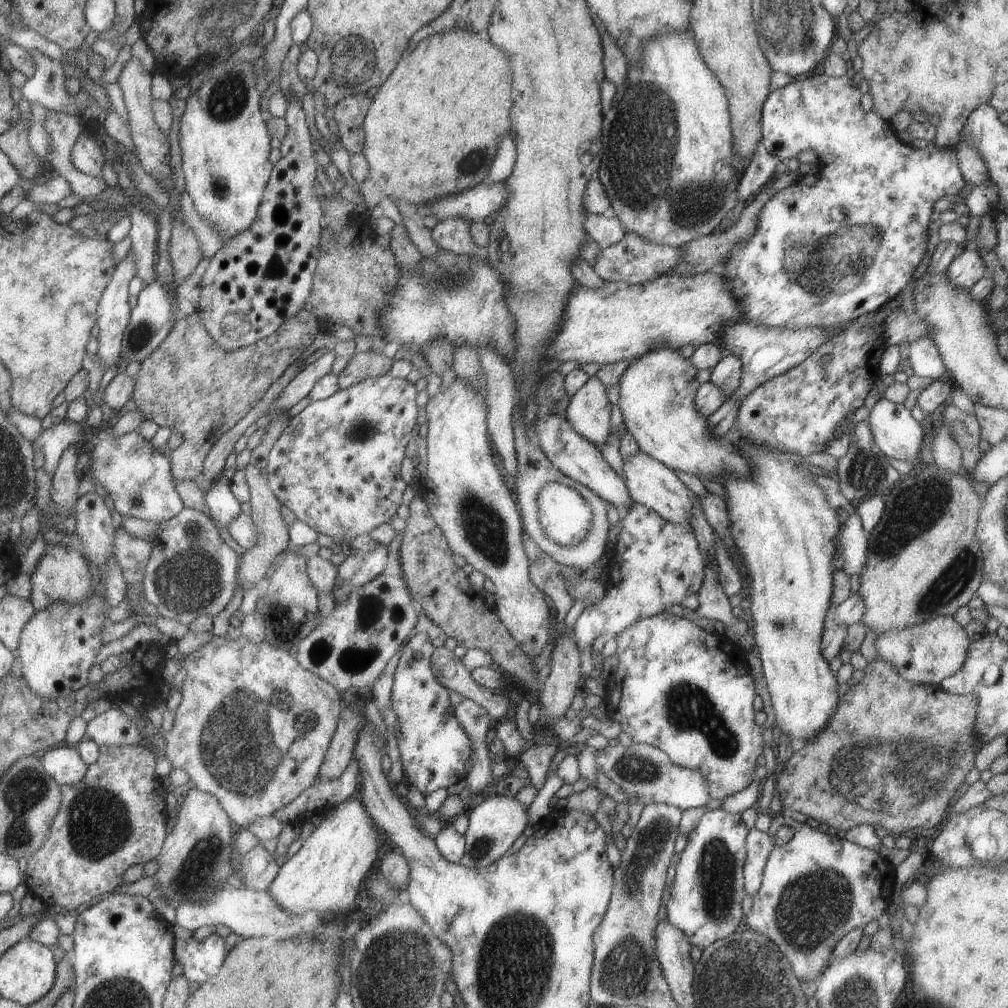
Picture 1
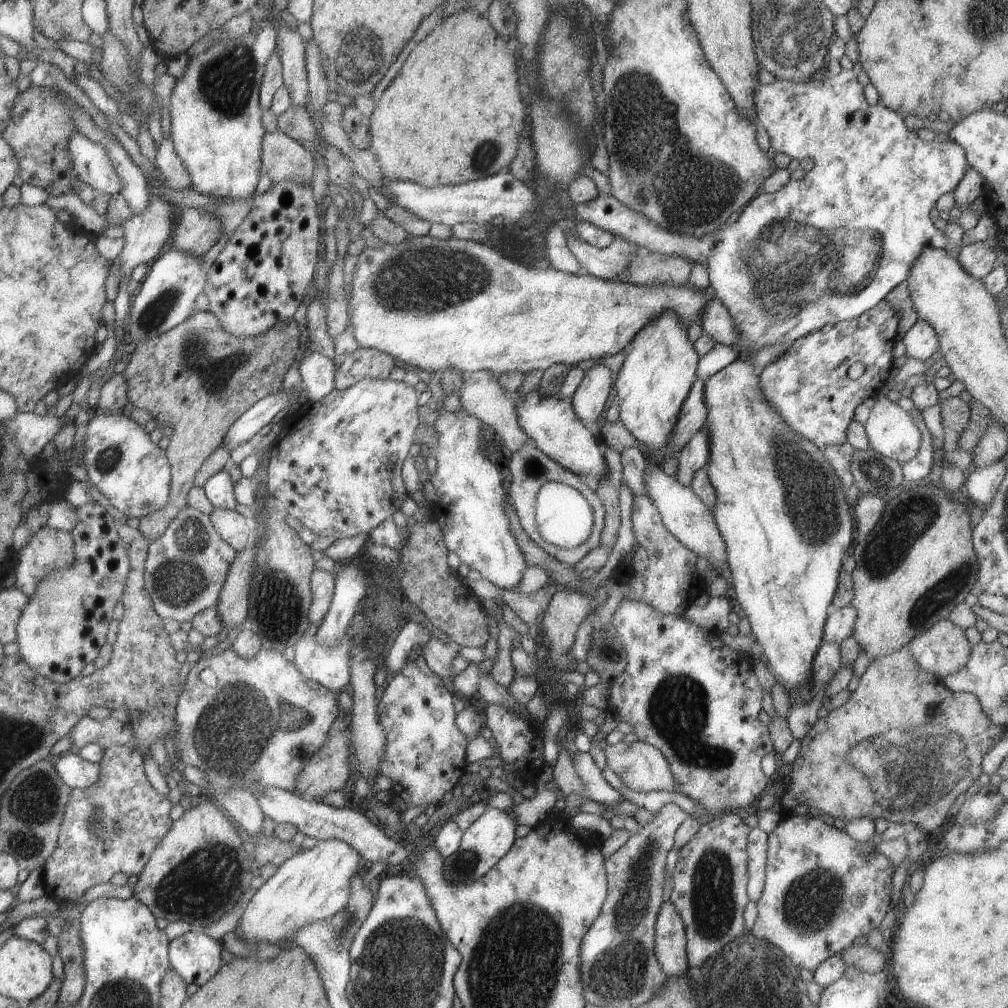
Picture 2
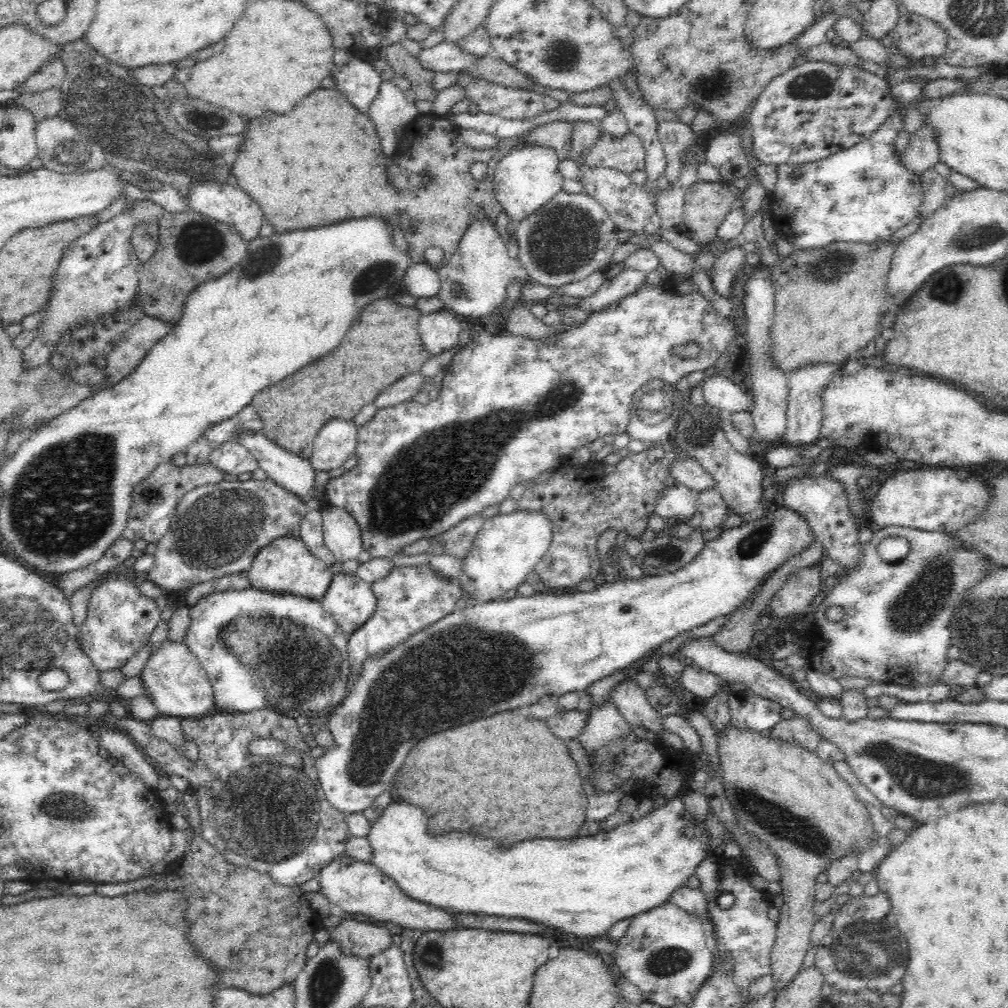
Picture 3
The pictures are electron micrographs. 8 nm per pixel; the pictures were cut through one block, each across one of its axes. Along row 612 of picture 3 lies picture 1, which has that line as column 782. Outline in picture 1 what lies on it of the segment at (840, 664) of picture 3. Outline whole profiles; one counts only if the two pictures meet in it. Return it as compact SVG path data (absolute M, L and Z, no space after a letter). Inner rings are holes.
M783 811L773 815L772 821L770 822L769 828L766 830L771 837L775 834L775 831L782 824L789 824L794 827L793 836L782 845L775 845L771 849L767 860L765 861L762 881L757 892L752 896L752 905L747 915L745 915L747 928L753 932L766 936L771 942L774 942L779 949L779 952L789 961L793 974L800 980L813 980L816 981L822 972L828 967L828 960L831 958L831 952L835 946L835 943L844 937L850 930L860 928L863 929L867 922L877 920L883 911L888 908L890 903L894 902L894 895L896 891L895 880L896 876L894 873L894 867L889 863L885 857L881 857L876 850L865 848L855 843L849 842L845 838L839 838L836 835L830 836L825 832L820 832L816 825L809 821L801 822L795 825L795 821L788 817Z

